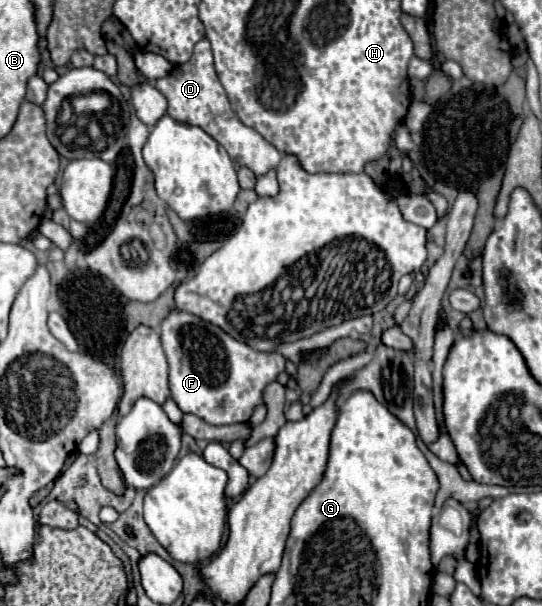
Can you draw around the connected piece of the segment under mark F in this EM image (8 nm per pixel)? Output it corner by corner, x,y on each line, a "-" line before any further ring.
172,310
162,322
162,348
168,358
170,394
182,412
196,414
214,426
248,422
256,404
262,404
266,384
284,372
284,356
258,352
234,340
222,328
182,310

